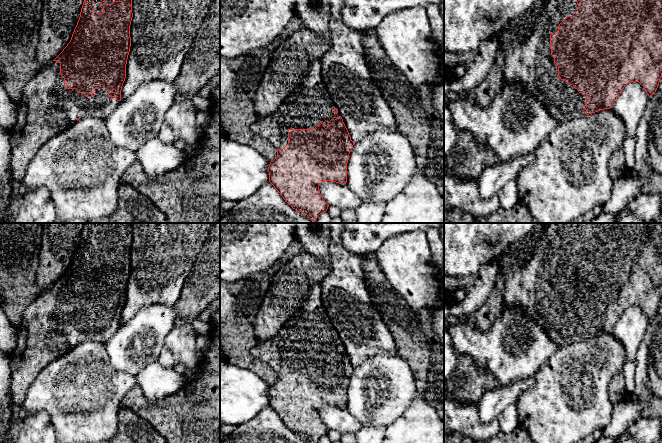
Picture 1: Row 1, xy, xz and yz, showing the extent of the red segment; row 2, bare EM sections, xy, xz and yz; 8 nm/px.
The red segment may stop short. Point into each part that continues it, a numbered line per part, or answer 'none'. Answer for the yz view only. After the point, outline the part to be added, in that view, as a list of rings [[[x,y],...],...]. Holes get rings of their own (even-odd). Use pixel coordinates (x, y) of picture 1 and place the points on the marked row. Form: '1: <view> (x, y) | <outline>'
1: yz (530, 64) | [[[538,0],[531,9],[511,20],[499,34],[505,52],[505,81],[510,85],[522,85],[559,123],[586,115],[586,110],[582,108],[586,104],[586,94],[579,93],[573,85],[559,78],[558,66],[554,64],[550,49],[550,34],[556,34],[559,24],[577,11],[577,1],[547,0],[538,11],[536,23],[531,25],[529,19],[538,9]]]

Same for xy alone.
1: xy (46, 108) | [[[51,61],[28,81],[17,104],[16,122],[10,129],[10,171],[14,181],[20,182],[28,163],[38,149],[49,139],[75,124],[77,118],[91,117],[105,120],[120,103],[115,97],[108,96],[108,90],[103,85],[98,89],[93,89],[92,93],[95,95],[86,97],[75,89],[66,89],[64,78],[60,75],[60,63],[58,61]]]

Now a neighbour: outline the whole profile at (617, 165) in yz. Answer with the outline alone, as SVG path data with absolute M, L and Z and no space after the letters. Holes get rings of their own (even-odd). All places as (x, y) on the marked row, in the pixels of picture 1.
M623 145L619 146L612 154L609 161L609 174L613 182L627 175L629 168L626 166Z

